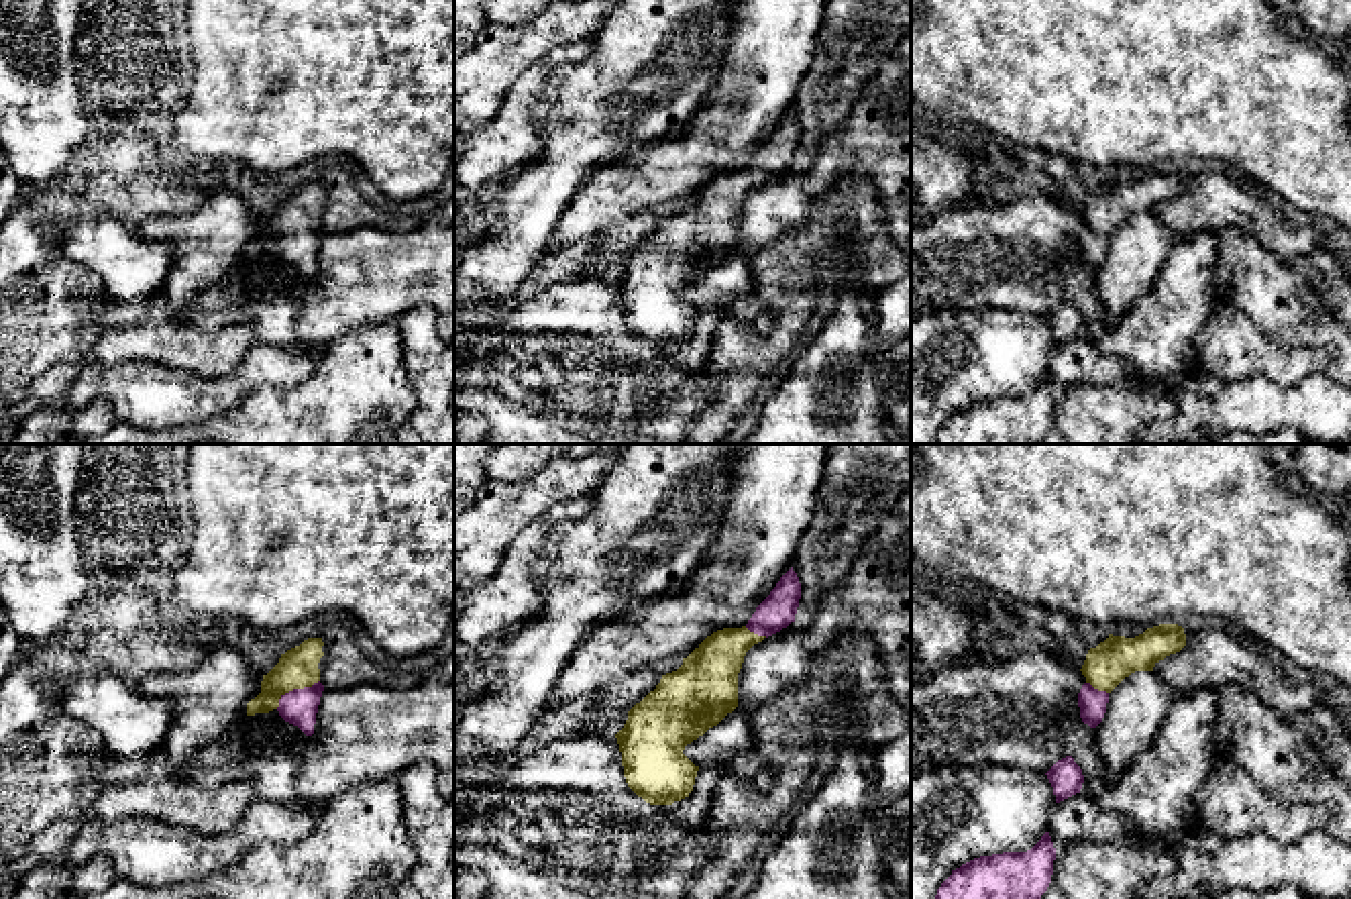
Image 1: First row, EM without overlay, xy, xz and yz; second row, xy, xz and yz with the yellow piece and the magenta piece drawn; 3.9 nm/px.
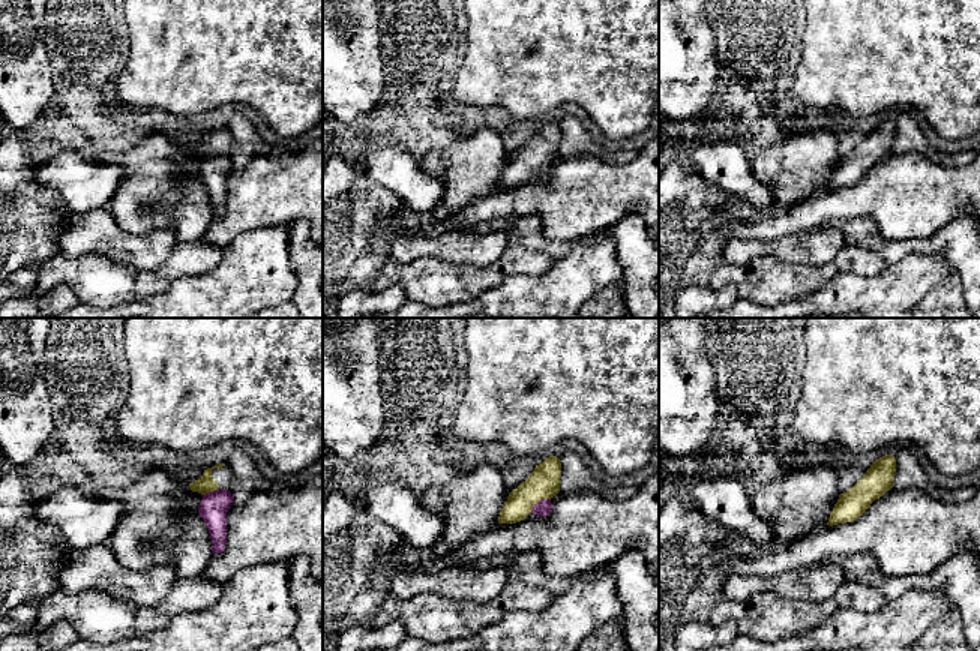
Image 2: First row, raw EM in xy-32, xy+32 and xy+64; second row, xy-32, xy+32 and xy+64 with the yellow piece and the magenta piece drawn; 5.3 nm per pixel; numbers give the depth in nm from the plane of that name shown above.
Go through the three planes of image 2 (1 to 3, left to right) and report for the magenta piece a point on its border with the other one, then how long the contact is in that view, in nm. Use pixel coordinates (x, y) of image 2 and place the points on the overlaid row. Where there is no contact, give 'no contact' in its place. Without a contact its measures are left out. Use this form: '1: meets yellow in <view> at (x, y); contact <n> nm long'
1: meets yellow in xy-32 at (210, 491); contact 90 nm long
2: meets yellow in xy+32 at (539, 500); contact 130 nm long
3: no contact

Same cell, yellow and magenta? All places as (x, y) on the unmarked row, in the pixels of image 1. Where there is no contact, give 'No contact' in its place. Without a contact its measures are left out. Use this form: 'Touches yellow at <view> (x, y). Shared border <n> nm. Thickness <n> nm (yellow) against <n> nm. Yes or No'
Touches yellow at xy (294, 231). Shared border 200 nm. Thickness 160 nm (yellow) against 140 nm. Yes

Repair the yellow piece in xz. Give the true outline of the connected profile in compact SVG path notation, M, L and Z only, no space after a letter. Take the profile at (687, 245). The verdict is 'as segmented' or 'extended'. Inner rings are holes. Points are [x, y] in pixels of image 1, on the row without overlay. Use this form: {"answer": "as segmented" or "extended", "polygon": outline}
{"answer": "extended", "polygon": "M793 110L780 120L770 139L756 151L742 171L723 171L707 179L683 208L662 218L654 234L628 255L624 271L615 277L628 330L650 349L672 349L689 340L699 310L685 298L685 289L717 269L738 251L738 216L746 196L791 165L801 143L801 126Z"}

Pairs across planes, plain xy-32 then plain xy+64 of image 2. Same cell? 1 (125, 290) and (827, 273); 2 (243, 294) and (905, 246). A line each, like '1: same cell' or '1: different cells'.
1: same cell
2: different cells

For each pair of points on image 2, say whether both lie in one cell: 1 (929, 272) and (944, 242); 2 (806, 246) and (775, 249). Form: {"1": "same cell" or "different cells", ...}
{"1": "different cells", "2": "same cell"}

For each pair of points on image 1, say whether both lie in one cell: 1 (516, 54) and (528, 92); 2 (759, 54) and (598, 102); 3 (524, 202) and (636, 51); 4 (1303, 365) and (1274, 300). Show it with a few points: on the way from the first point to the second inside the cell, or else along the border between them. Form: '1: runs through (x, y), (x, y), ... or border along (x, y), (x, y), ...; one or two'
1: border along (565, 43), (530, 66), (512, 84), (498, 111); two
2: border along (732, 21), (728, 51), (714, 84), (695, 109); two
3: runs through (561, 166), (575, 145), (577, 117), (606, 88); one
4: border along (1254, 321), (1284, 347), (1319, 347), (1327, 369); two

